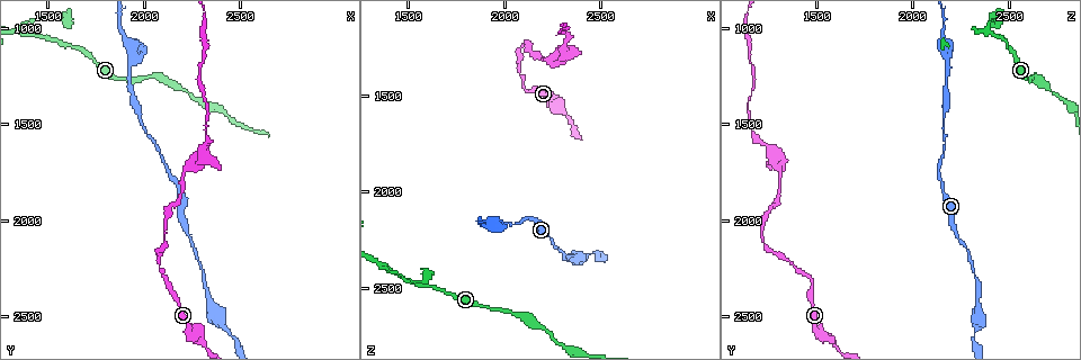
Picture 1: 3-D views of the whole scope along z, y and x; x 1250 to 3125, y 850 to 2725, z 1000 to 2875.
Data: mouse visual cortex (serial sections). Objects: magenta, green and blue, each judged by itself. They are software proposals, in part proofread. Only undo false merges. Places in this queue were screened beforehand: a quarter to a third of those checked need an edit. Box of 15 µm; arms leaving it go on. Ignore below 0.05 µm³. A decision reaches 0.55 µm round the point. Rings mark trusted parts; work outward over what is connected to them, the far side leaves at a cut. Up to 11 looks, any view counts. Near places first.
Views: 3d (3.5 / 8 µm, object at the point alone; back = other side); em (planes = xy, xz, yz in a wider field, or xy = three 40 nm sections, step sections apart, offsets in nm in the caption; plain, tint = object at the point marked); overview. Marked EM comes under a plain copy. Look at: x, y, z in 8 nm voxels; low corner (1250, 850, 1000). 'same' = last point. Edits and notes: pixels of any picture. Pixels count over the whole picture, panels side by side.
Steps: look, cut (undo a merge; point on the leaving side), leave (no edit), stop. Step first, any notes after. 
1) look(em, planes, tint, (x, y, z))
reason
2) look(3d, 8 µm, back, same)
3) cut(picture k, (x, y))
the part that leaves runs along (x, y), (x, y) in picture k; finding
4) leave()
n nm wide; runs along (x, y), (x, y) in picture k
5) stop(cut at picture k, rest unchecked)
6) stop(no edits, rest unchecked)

look(3d, 3.5 µm, back, (2040, 1600, 2180))
a narrow waist

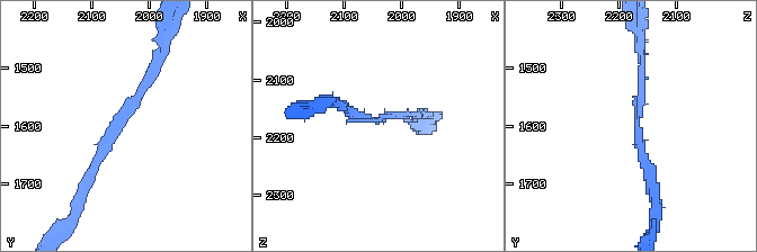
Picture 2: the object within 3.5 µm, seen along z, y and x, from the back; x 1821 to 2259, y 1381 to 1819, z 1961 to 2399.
look(em, xy, step 5, tint, (2035, 1585, 2165))
arms of 150, 150 nm; need the tissue

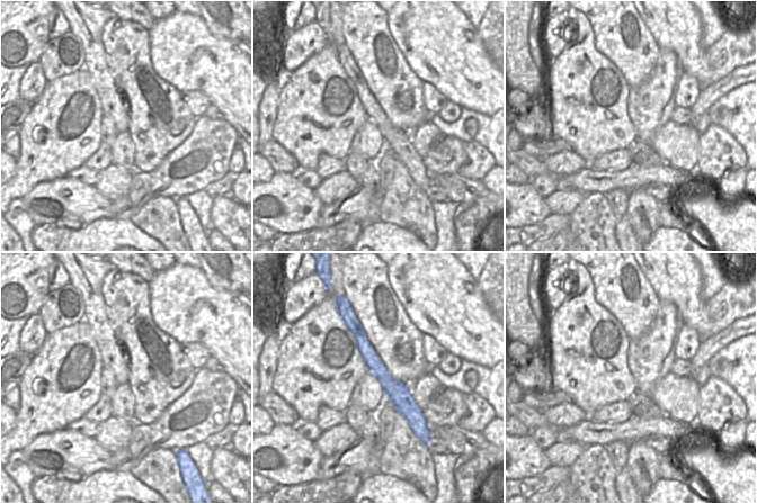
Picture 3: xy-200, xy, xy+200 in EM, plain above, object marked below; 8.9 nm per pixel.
look(em, xy, step 2, tint, same)

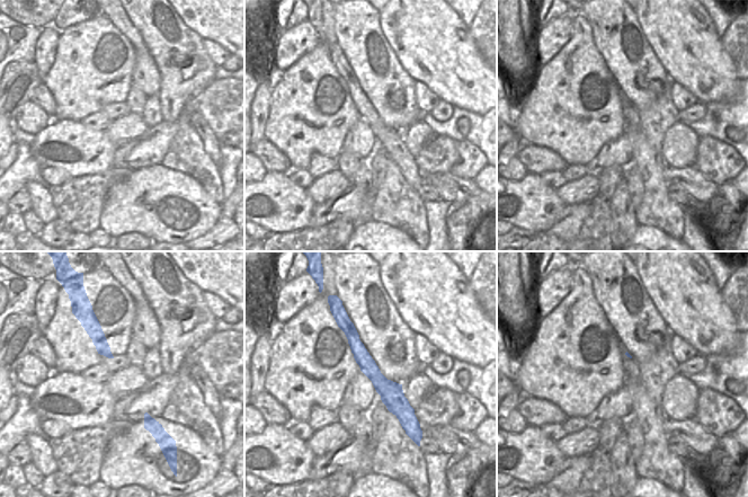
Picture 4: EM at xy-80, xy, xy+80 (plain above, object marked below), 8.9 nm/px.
leave()
runs along (344, 326), (406, 414), (406, 425) in picture 4; all the same cell

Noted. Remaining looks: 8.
look(3d, 8 µm, (1950, 1130, 2160))
arms part here

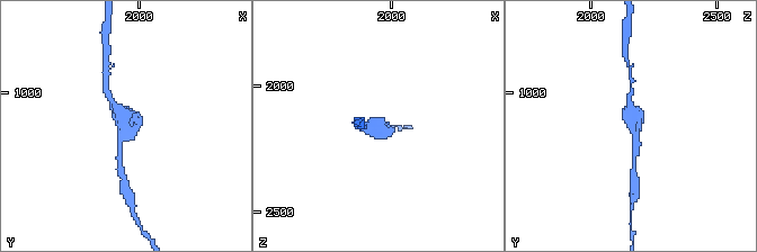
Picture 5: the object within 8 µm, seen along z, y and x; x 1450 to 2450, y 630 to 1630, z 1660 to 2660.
look(3d, 3.5 µm, (1950, 1130, 2160))

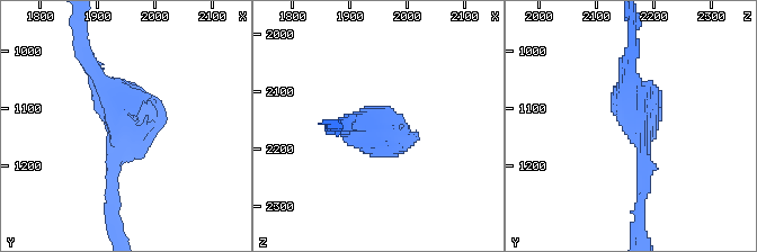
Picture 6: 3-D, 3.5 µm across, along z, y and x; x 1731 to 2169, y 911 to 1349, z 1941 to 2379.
leave()
runs along (112, 194), (128, 132), (90, 60) in picture 6; all the same cell

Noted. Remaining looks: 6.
look(3d, 3.5 µm, (2310, 1650, 1270))
calibre changes

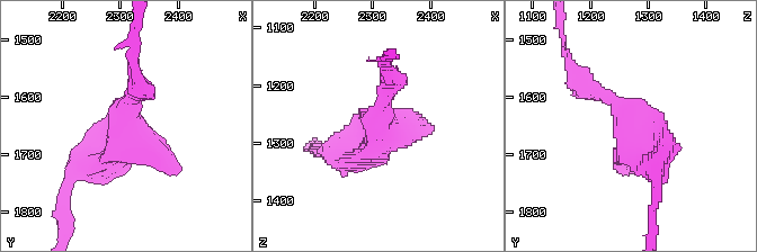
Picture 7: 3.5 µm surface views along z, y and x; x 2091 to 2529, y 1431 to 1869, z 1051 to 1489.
look(em, xy, step 2, tint, (2305, 1640, 1265))

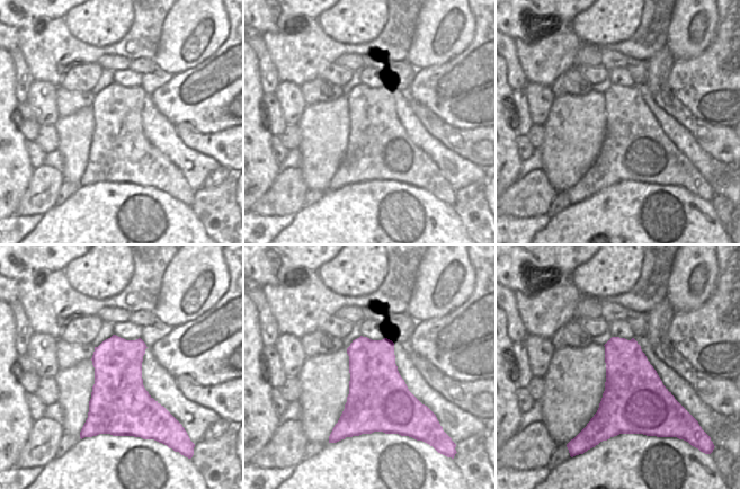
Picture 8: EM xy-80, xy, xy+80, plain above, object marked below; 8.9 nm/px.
look(em, xy, step 1, tint, same)

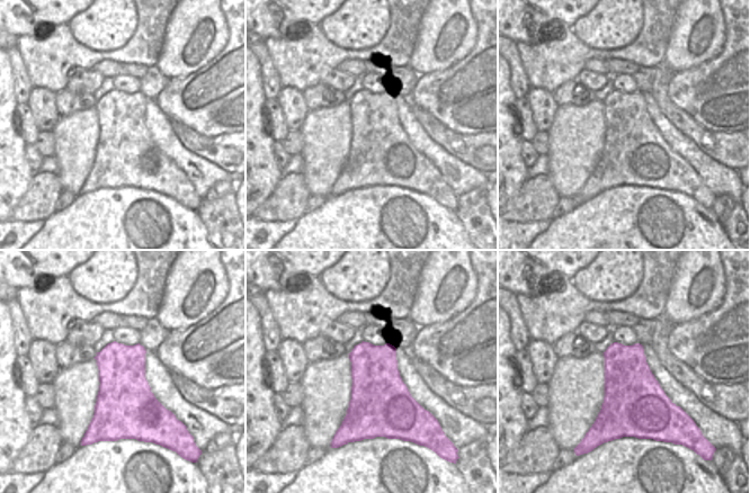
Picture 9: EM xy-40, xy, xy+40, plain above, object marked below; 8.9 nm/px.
leave()
runs along (655, 178), (632, 123), (588, 88) in picture 7; one cell here

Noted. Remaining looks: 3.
look(3d, 3.5 µm, back, (2290, 2630, 1570))
sharp bend

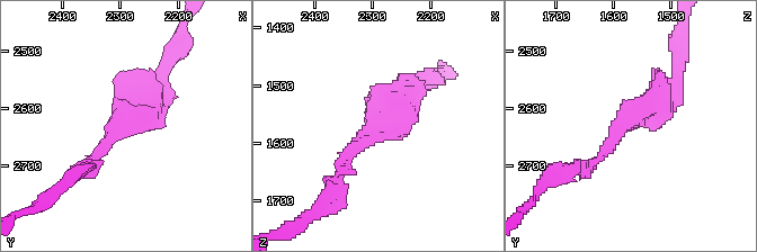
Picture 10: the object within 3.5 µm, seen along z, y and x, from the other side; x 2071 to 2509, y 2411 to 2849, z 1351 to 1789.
look(em, xy, step 3, tint, (2305, 2625, 1575))
arms of 150, 350 nm; now the EM

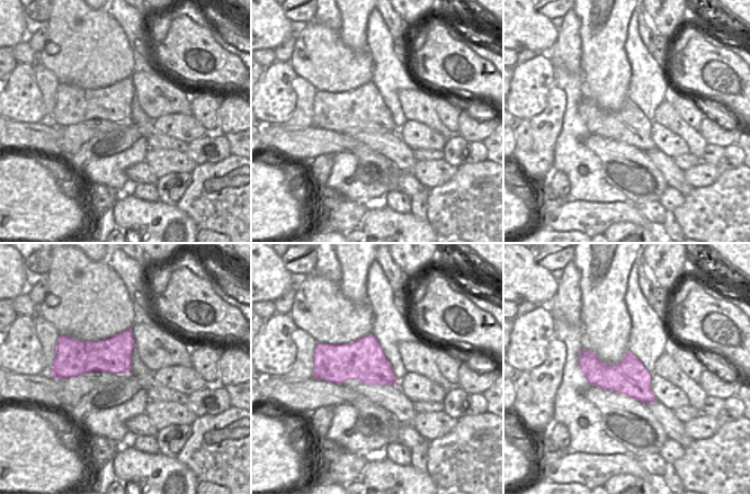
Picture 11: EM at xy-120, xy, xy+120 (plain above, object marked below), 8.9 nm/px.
leave()
360 nm wide; runs along (673, 87), (582, 173) in picture 10; all the same cell

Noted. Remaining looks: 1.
stop(no edits, rest unchecked)

